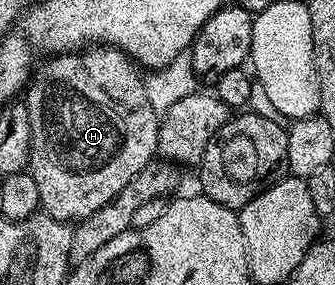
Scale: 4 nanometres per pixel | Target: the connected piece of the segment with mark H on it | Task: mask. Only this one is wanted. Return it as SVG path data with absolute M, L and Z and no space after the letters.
M97 44L85 47L79 51L57 53L41 60L35 66L26 86L26 94L28 93L26 104L30 115L30 172L34 183L38 183L40 209L47 213L49 217L59 221L75 223L84 217L94 215L94 211L98 211L98 207L106 207L106 203L110 203L110 199L114 199L114 195L118 195L118 191L122 191L122 187L126 187L126 183L130 183L130 179L134 179L134 175L138 175L142 171L142 167L149 165L157 156L156 144L158 143L160 122L158 114L146 97L145 78L139 72L141 73L141 70L133 64L128 54L121 49L110 45Z

